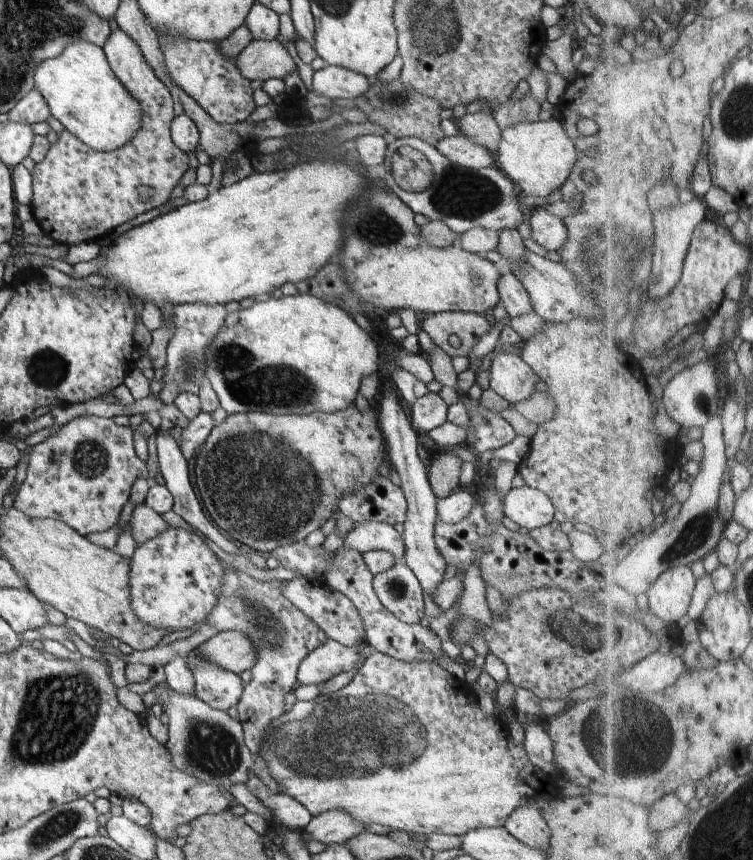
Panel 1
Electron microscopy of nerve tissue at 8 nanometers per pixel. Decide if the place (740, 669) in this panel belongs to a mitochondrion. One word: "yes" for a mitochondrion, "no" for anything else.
no

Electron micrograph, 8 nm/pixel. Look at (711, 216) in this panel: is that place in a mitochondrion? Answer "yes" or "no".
no

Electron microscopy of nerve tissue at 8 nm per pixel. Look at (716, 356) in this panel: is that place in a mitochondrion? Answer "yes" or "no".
no

